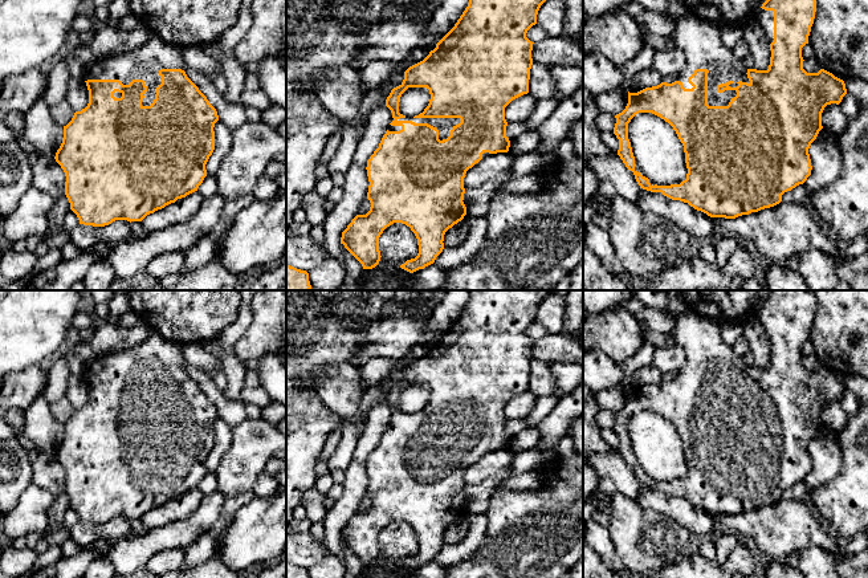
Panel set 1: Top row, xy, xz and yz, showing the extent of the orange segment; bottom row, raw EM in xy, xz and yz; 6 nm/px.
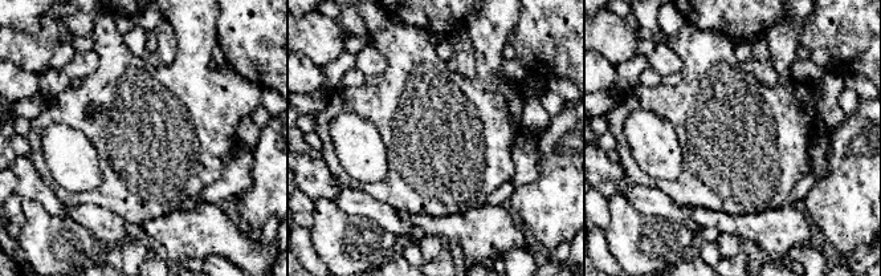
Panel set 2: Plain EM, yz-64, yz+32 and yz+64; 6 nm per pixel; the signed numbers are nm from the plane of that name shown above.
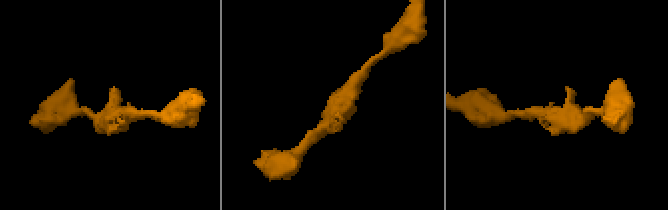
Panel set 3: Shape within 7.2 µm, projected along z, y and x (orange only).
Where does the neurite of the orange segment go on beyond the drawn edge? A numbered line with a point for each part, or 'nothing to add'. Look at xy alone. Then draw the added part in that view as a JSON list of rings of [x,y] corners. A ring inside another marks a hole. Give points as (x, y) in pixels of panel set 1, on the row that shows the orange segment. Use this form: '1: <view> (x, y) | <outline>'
1: xy (143, 62) | [[[150,32],[147,41],[134,50],[97,58],[82,78],[83,81],[119,80],[123,85],[129,85],[133,80],[143,80],[147,91],[143,94],[142,106],[150,106],[155,99],[156,87],[162,84],[159,70],[186,69],[182,49]]]

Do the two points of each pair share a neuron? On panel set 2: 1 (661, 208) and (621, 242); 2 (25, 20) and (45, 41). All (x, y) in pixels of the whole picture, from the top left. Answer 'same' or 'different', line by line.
1: different
2: different

